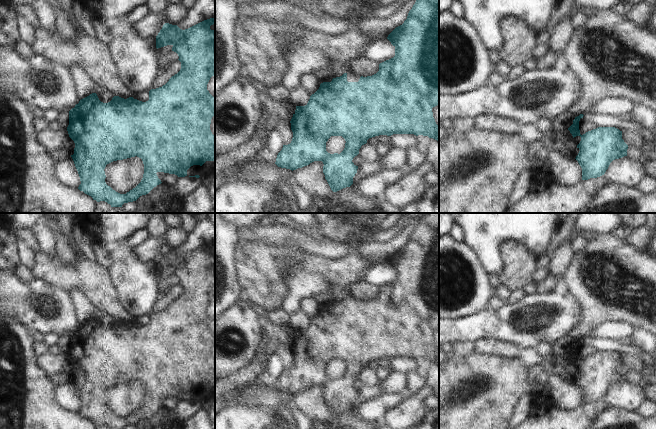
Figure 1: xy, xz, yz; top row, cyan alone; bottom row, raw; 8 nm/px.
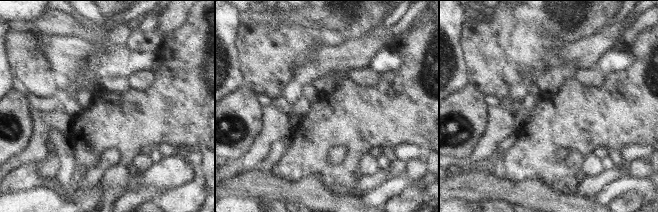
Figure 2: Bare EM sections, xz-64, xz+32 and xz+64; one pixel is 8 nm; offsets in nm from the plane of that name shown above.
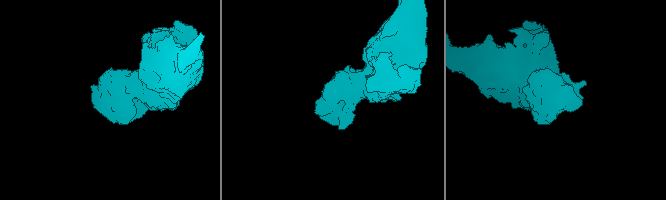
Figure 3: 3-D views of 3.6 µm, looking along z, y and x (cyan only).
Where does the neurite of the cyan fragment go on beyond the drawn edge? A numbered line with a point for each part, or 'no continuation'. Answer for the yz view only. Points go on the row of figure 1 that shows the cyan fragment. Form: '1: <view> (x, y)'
no continuation

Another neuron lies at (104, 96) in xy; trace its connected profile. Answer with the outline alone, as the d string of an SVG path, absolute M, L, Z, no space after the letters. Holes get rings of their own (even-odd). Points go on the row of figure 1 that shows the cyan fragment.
M100 91L96 93L99 100L103 103L108 103L112 100L112 98L114 97L113 94L109 91Z

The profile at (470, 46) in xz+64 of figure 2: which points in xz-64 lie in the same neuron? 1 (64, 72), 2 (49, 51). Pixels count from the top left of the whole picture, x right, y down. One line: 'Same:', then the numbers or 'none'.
Same: none

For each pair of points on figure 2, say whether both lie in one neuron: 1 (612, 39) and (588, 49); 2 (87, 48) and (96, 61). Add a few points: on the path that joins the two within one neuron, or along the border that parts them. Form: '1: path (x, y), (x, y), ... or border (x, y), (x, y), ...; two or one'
1: path (606, 42), (594, 44); one
2: border (89, 41), (95, 50), (75, 71); two

